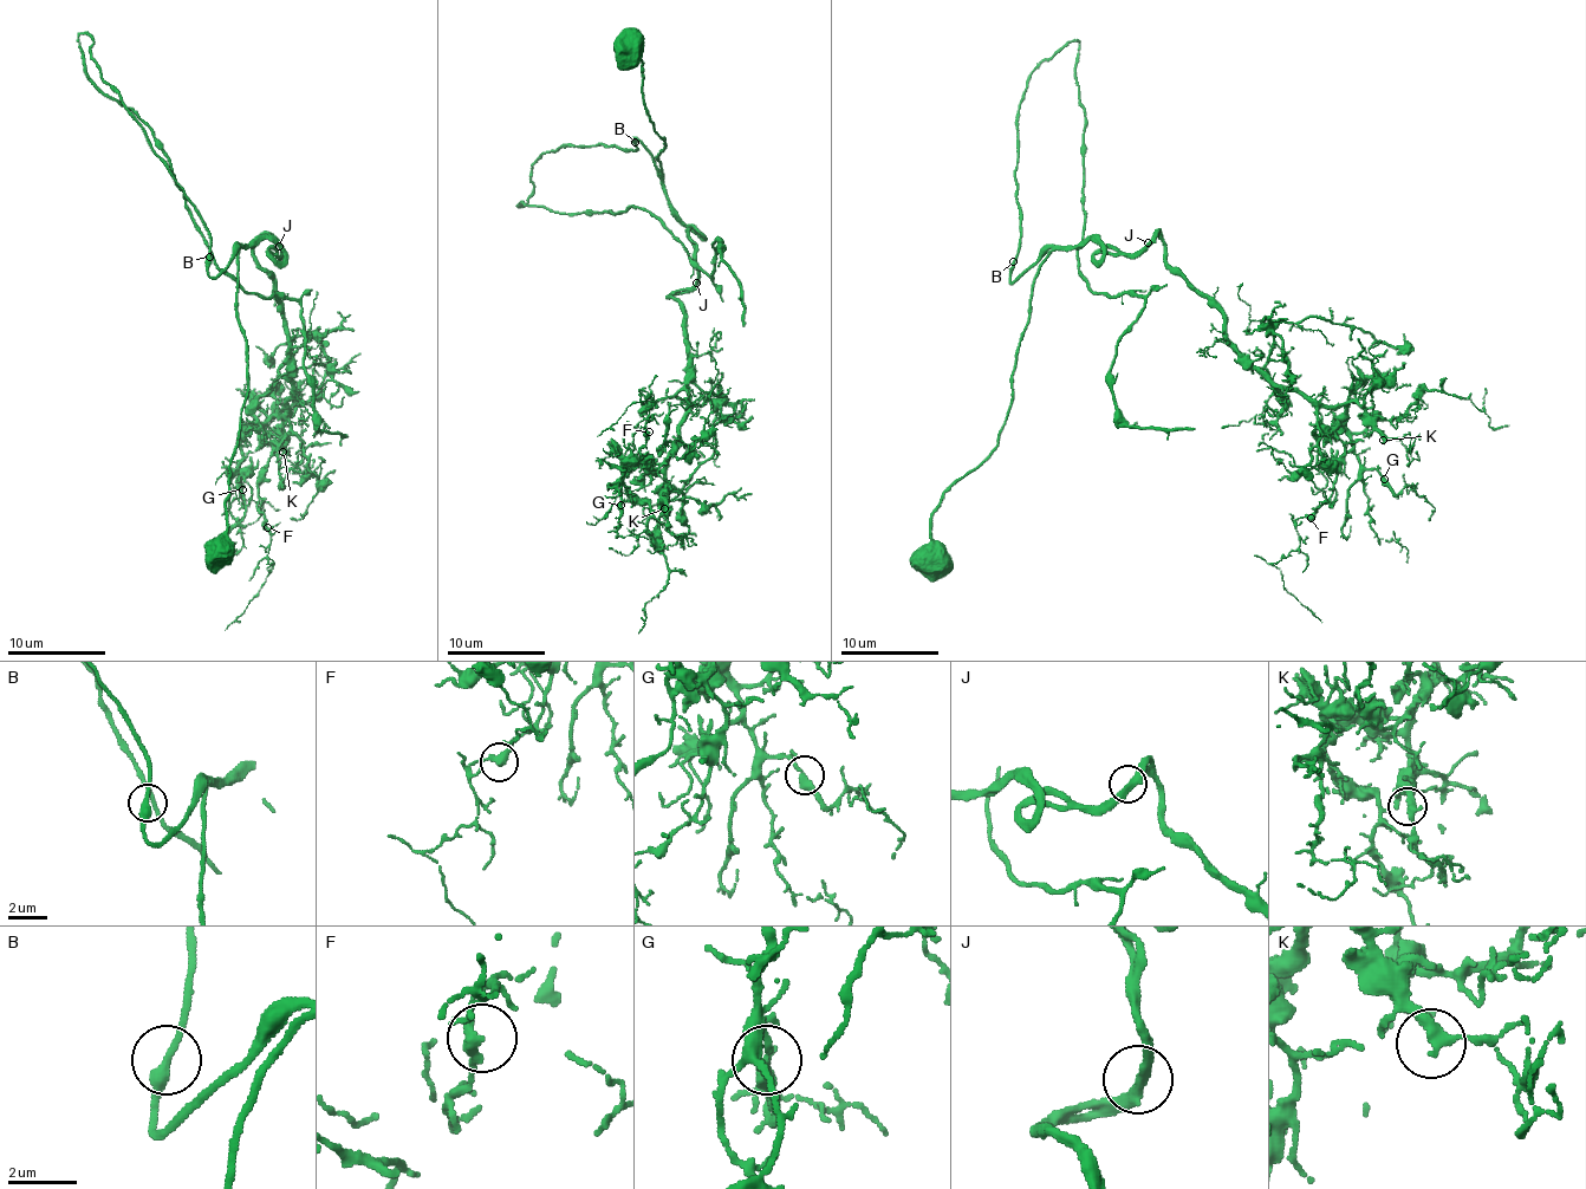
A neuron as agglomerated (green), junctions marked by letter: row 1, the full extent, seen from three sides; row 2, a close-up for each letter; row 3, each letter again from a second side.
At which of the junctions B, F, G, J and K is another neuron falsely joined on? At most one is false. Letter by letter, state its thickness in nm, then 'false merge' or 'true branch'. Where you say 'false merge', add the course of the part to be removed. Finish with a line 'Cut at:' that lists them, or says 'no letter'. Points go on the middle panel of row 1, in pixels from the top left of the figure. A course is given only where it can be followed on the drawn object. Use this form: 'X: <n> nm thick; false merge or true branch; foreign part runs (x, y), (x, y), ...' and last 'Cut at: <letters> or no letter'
B: 320 nm thick; true branch
F: 300 nm thick; true branch
G: 320 nm thick; true branch
J: 320 nm thick; true branch
K: 340 nm thick; true branch
Cut at: no letter

